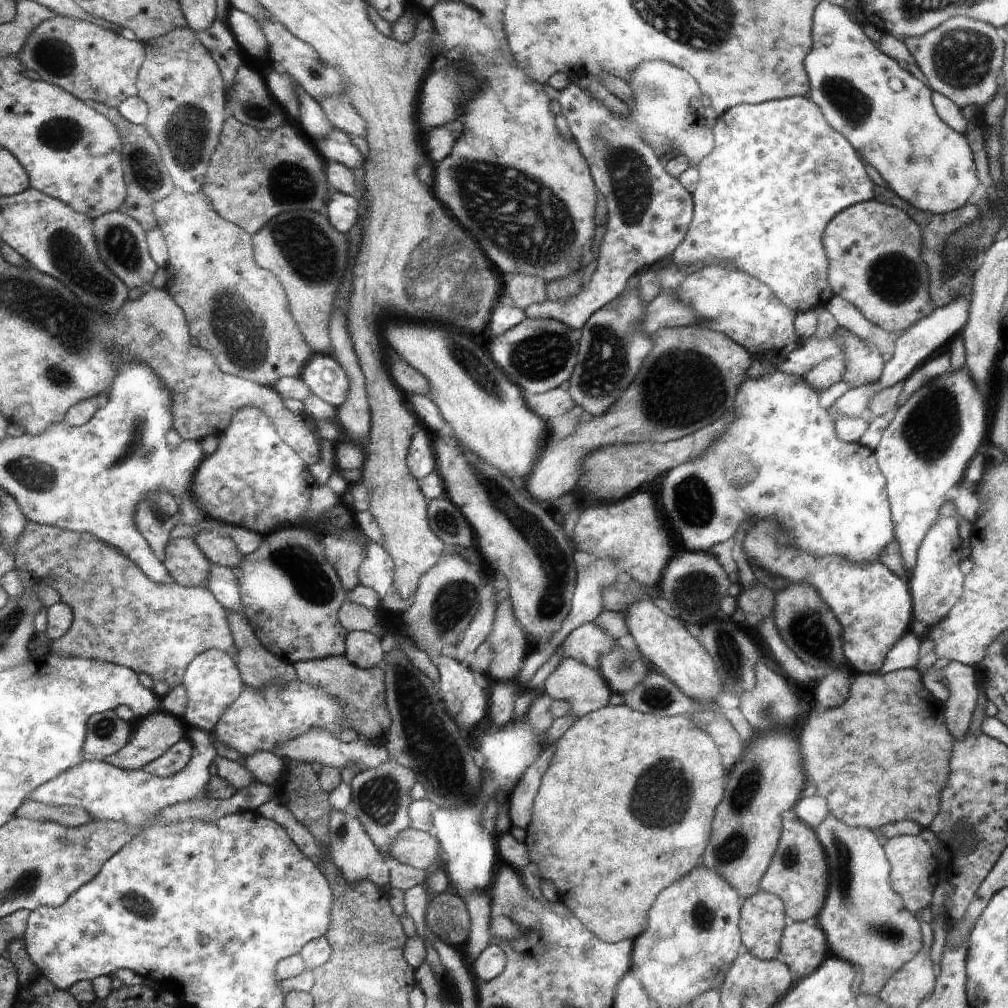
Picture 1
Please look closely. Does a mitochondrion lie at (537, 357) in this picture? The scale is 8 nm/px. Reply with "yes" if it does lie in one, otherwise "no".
yes

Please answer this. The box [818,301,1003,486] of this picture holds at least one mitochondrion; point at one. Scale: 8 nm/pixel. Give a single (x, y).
(929, 431)

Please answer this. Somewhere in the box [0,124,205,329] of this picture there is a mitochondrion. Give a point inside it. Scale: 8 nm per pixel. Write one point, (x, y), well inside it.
(69, 255)

